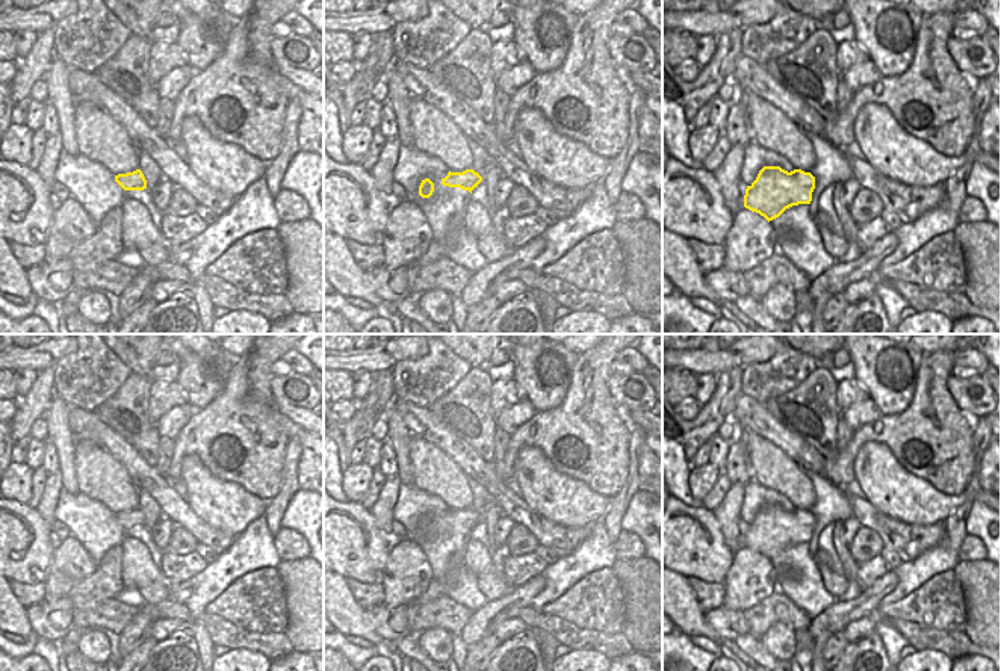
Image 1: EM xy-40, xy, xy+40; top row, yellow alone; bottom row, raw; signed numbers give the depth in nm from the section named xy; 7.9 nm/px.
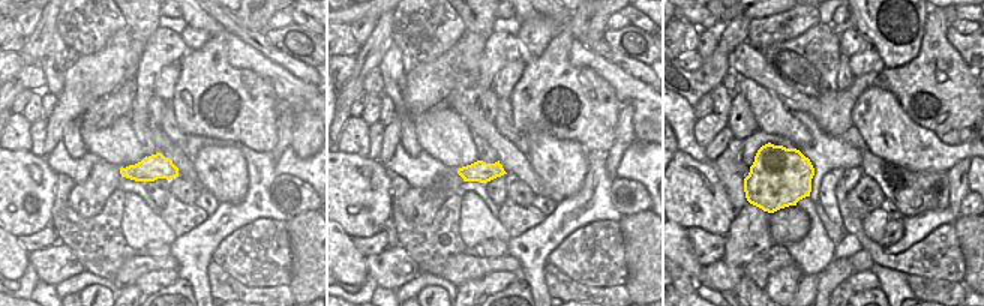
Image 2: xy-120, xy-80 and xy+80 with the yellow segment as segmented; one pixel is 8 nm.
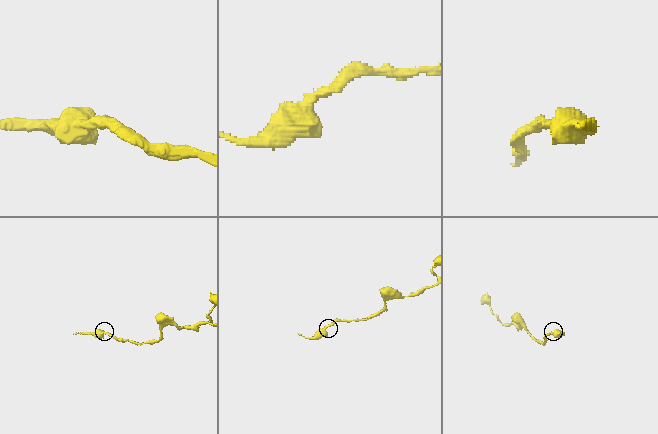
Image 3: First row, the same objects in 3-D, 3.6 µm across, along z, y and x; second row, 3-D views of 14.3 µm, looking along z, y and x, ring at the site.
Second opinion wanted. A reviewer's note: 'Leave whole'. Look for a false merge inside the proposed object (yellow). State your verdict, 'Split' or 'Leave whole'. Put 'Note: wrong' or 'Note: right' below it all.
Leave whole
Note: right

